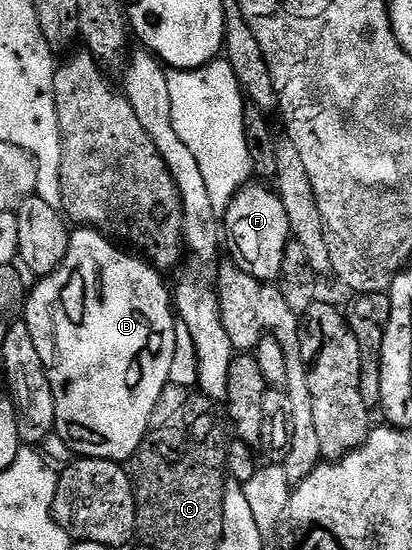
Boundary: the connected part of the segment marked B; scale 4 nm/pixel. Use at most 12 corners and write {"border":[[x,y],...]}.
{"border":[[94,228],[25,323],[79,458],[127,462],[168,391],[173,292]]}

